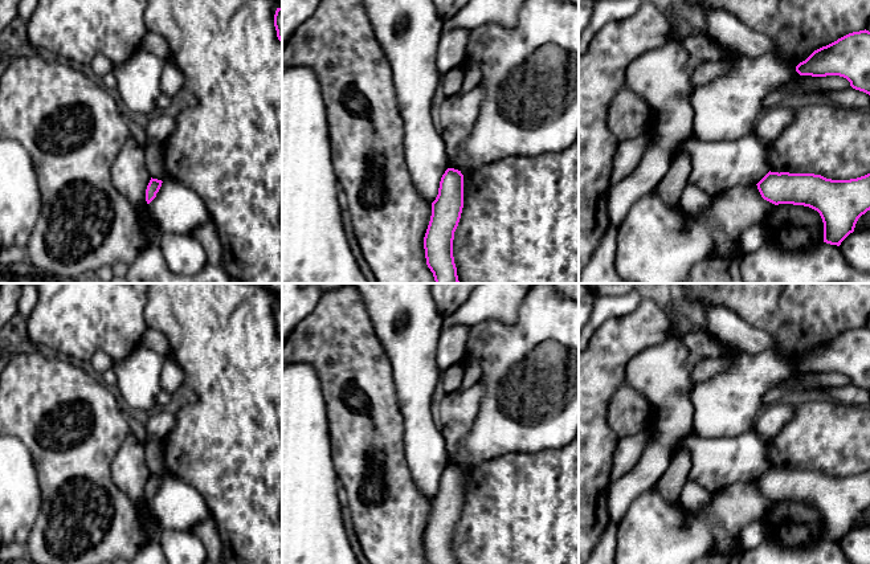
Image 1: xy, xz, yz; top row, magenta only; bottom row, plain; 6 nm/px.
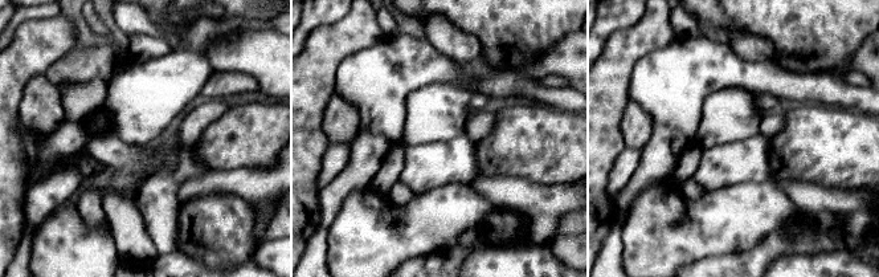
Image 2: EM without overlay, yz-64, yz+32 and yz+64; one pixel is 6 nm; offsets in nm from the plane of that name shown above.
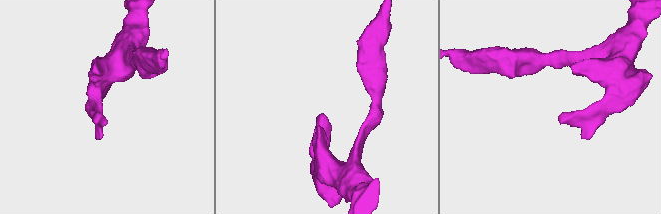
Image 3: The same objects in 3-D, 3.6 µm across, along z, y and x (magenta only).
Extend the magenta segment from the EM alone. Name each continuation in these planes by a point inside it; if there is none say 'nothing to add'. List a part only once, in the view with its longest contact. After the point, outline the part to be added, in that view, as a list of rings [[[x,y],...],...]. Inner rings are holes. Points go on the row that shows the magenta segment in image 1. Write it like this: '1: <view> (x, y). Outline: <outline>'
nothing to add

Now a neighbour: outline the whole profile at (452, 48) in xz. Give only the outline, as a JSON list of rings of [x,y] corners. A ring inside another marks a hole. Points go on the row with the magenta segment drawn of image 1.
[[[463,28],[444,29],[436,58],[441,74],[465,65],[469,36],[470,30]]]

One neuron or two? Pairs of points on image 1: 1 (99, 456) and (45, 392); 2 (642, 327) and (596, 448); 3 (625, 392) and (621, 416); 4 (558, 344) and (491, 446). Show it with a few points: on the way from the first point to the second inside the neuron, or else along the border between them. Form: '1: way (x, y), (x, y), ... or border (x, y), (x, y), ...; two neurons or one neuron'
1: way (76, 456), (65, 449), (65, 440), (40, 416); one neuron
2: way (612, 358), (595, 375), (595, 417); one neuron
3: way (625, 397), (625, 411); one neuron
4: way (556, 370), (509, 421); one neuron

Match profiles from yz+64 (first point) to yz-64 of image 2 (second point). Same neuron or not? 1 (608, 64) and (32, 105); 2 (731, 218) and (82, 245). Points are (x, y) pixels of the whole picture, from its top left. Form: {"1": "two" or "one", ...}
{"1": "two", "2": "one"}

